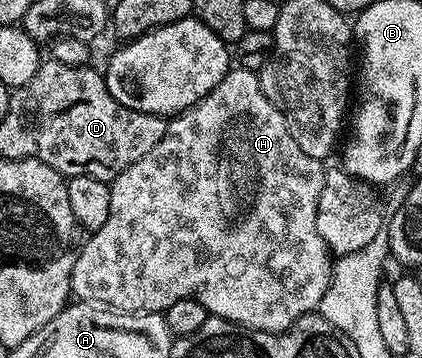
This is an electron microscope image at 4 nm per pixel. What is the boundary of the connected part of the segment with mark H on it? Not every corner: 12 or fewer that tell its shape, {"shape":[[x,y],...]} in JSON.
{"shape":[[232,67],[109,182],[71,294],[284,333],[326,169]]}

